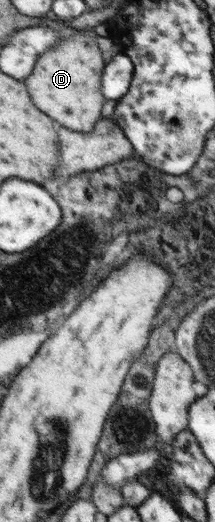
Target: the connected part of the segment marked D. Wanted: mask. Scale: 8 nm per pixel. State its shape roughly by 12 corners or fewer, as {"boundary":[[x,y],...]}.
{"boundary":[[84,30],[38,57],[24,79],[62,127],[93,129],[105,65]]}

